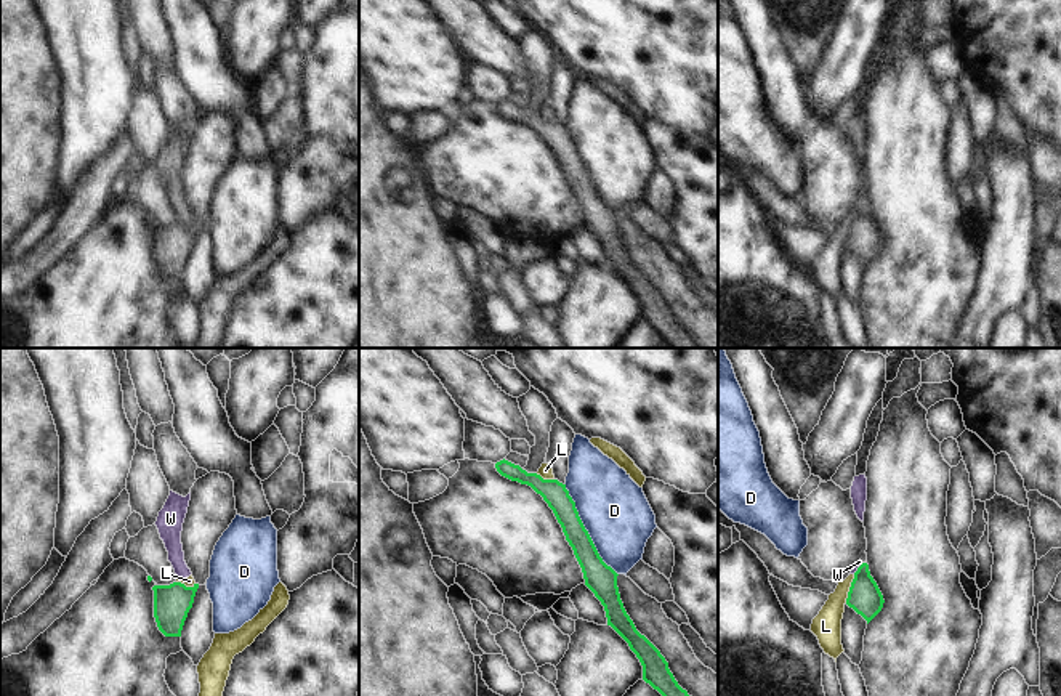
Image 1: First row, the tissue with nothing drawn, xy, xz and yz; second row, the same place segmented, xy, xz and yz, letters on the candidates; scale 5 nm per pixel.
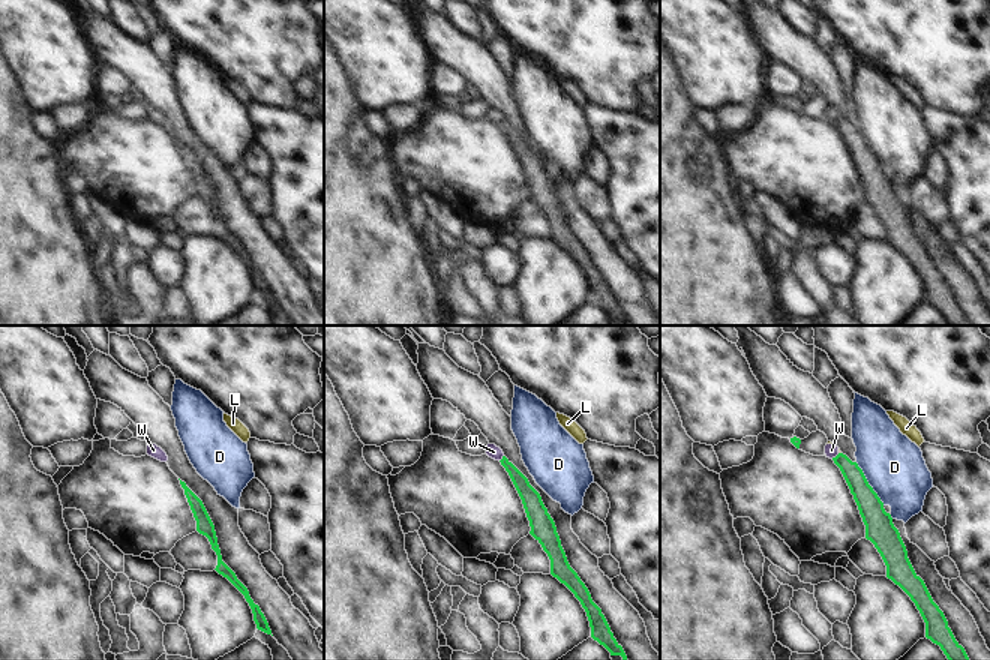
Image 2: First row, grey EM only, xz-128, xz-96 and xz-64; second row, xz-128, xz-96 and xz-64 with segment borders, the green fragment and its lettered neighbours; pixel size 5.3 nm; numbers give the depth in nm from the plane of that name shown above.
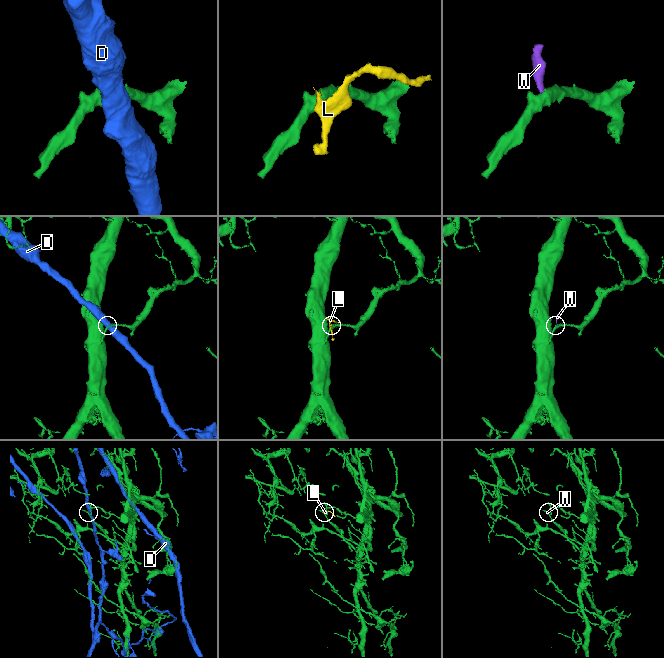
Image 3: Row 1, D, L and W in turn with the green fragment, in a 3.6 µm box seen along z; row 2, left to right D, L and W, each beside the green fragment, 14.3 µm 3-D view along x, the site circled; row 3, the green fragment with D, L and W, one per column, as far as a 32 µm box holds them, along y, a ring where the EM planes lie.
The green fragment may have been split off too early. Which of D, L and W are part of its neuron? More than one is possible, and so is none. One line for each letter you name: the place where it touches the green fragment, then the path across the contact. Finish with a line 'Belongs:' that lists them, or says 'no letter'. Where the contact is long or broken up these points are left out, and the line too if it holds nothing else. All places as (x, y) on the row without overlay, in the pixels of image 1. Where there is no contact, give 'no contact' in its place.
Belongs: no letter

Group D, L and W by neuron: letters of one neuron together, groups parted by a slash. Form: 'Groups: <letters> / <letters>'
Groups: D / L W

